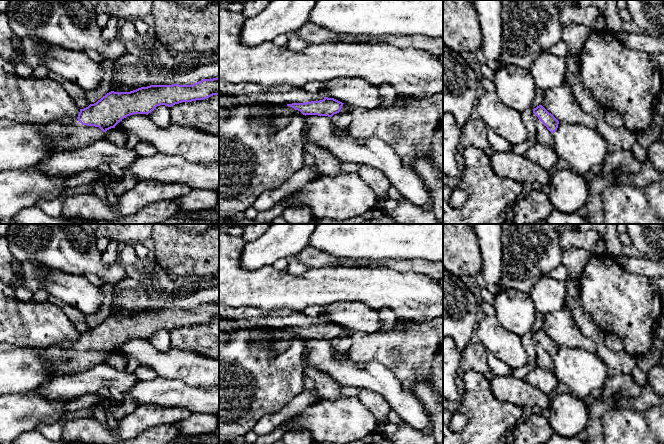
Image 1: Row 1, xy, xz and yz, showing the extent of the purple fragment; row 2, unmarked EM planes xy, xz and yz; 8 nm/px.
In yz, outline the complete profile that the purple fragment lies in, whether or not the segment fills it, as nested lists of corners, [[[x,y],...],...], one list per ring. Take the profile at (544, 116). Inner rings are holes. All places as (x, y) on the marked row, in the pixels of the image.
[[[542,105],[533,109],[536,125],[536,142],[546,147],[553,147],[553,133],[557,130],[559,121]]]

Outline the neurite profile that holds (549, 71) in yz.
[[[541,53],[535,56],[529,70],[537,89],[544,91],[559,87],[566,79],[566,58],[550,53]]]

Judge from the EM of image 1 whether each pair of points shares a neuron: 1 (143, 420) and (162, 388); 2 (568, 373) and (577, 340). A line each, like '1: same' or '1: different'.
1: different
2: different

